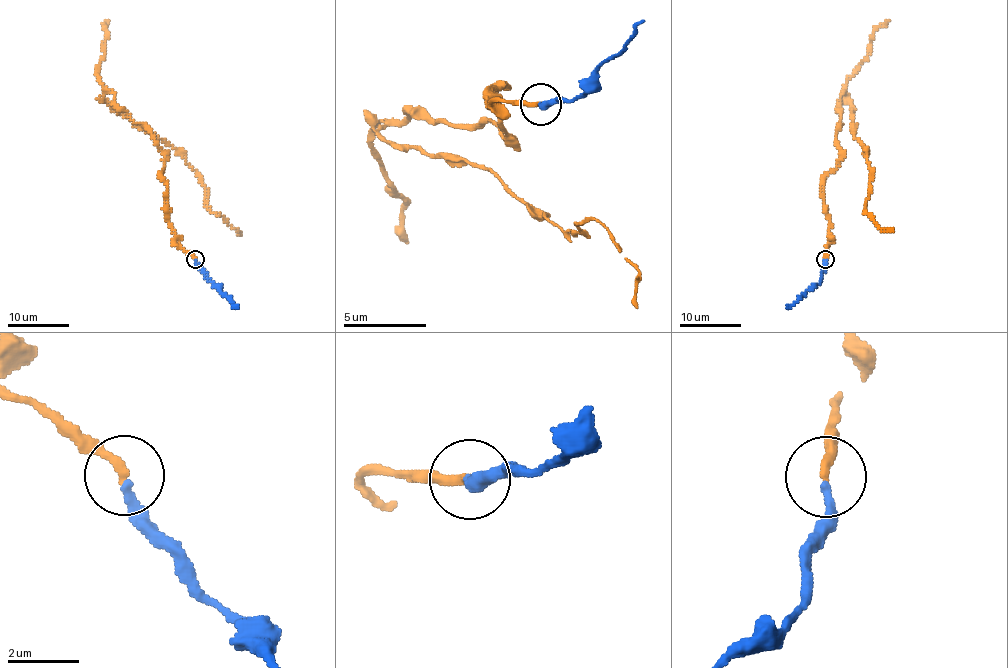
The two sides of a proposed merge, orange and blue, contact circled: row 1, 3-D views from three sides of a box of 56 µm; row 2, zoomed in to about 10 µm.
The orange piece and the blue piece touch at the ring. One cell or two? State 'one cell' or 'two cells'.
two cells

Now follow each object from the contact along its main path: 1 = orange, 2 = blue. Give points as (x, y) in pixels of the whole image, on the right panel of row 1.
1: (825, 259), (830, 222), (821, 183), (837, 165), (844, 92), (871, 175), (863, 210), (892, 230)
2: (825, 259), (821, 280), (786, 307)

